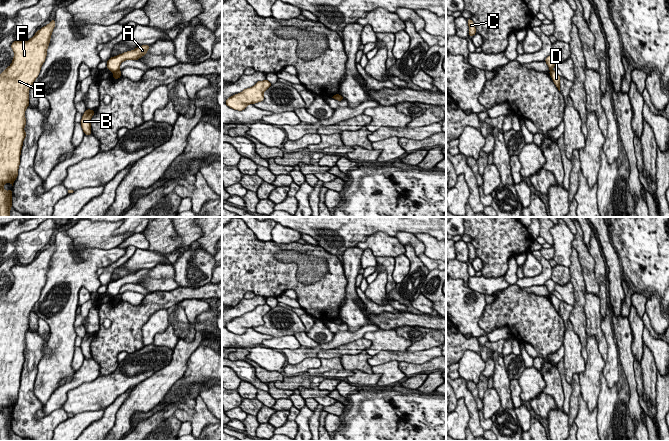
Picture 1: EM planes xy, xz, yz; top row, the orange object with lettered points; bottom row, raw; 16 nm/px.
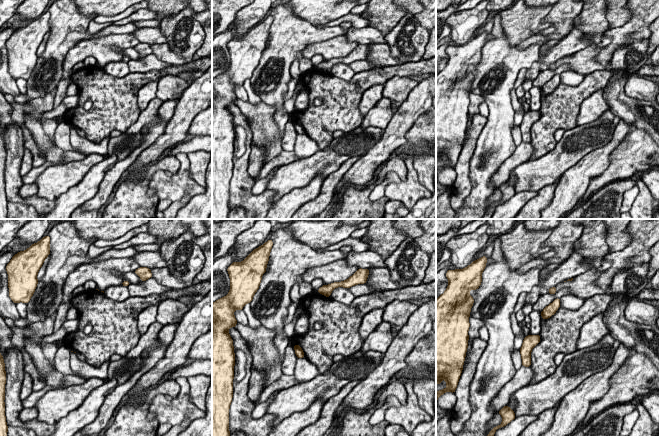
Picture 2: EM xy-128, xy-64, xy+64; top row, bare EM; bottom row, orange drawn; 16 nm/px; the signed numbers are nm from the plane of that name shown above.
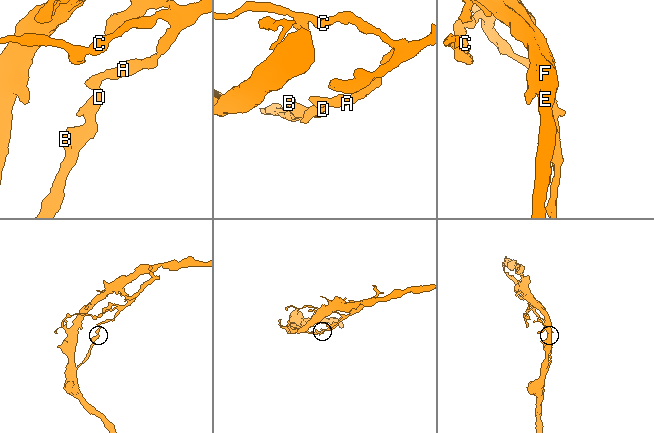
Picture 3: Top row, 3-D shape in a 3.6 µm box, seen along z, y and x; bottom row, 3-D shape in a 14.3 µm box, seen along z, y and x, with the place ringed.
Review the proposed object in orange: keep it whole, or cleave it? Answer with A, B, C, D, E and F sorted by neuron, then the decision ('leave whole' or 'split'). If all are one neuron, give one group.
A C / B D E F; split

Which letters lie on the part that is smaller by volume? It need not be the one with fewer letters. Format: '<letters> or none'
A, C

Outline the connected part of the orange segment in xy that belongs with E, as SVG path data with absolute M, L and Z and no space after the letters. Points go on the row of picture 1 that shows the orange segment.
M55 19L37 31L31 39L14 41L11 44L14 51L13 61L0 74L0 217L10 217L12 189L5 191L3 185L11 183L13 186L18 176L21 149L23 140L26 137L24 131L26 125L25 110L29 106L29 89L38 77L41 66L45 62L54 27Z

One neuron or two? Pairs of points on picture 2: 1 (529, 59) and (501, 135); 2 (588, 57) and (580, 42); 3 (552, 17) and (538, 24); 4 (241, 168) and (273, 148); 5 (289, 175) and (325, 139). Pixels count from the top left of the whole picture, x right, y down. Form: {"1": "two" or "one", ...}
{"1": "one", "2": "two", "3": "two", "4": "two", "5": "two"}

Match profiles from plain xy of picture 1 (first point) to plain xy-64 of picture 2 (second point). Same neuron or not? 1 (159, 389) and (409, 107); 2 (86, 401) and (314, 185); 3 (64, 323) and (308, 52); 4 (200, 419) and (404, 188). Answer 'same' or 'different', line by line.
1: same
2: different
3: different
4: same

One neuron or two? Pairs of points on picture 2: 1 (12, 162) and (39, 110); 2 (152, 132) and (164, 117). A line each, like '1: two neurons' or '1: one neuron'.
1: two neurons
2: one neuron

